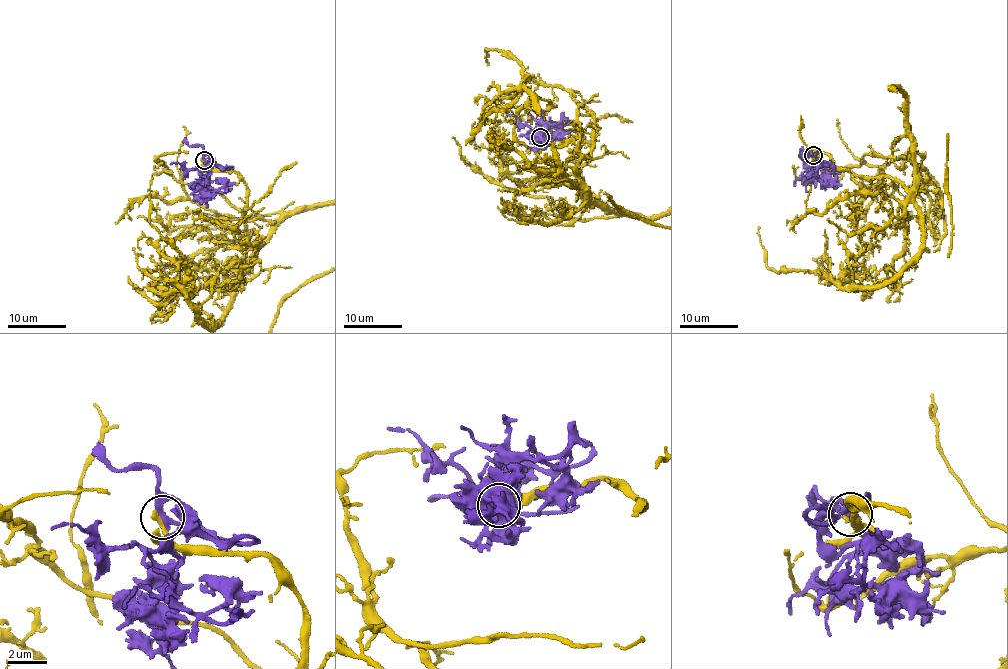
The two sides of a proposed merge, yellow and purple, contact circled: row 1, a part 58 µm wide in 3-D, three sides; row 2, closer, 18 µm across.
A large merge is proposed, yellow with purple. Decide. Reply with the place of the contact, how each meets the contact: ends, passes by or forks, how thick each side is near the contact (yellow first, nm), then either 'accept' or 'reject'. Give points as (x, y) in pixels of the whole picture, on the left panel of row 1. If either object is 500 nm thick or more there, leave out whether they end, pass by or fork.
place (204, 160); yellow ends; purple passes by; calibres 280 and 260 nm; reject

